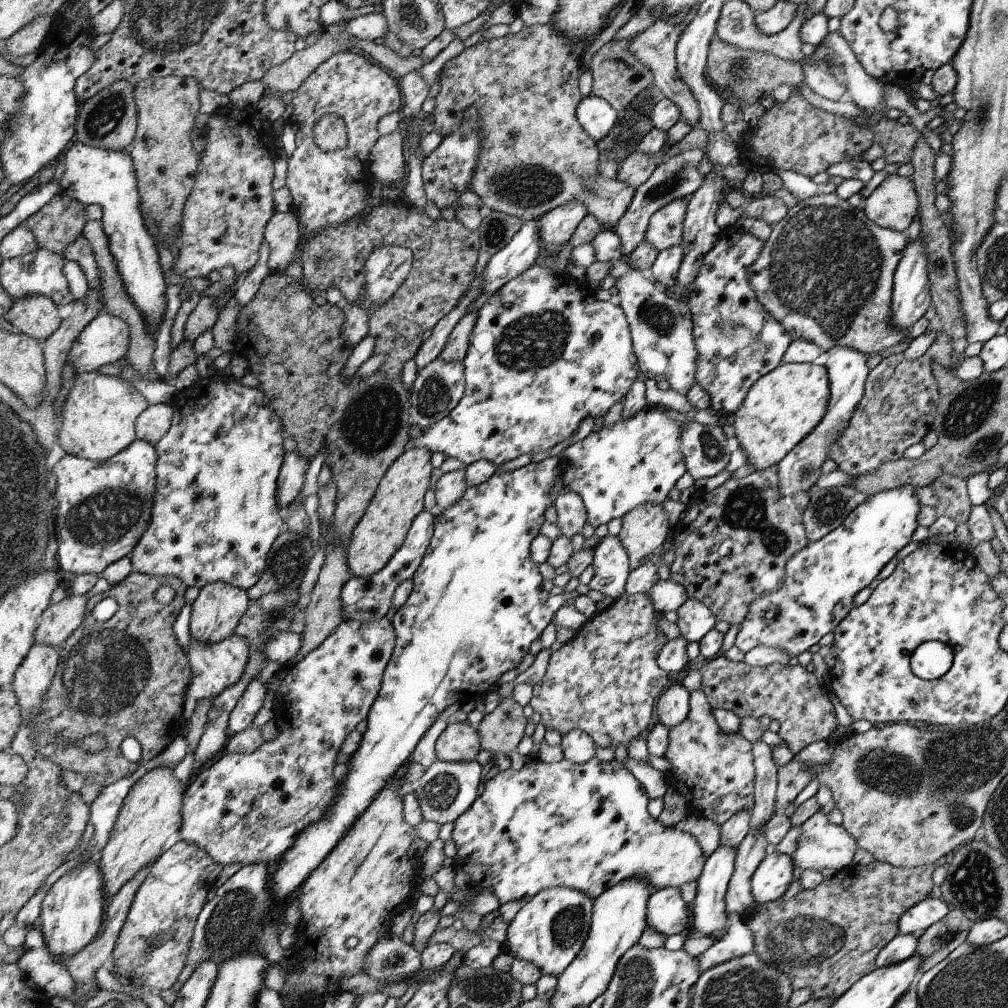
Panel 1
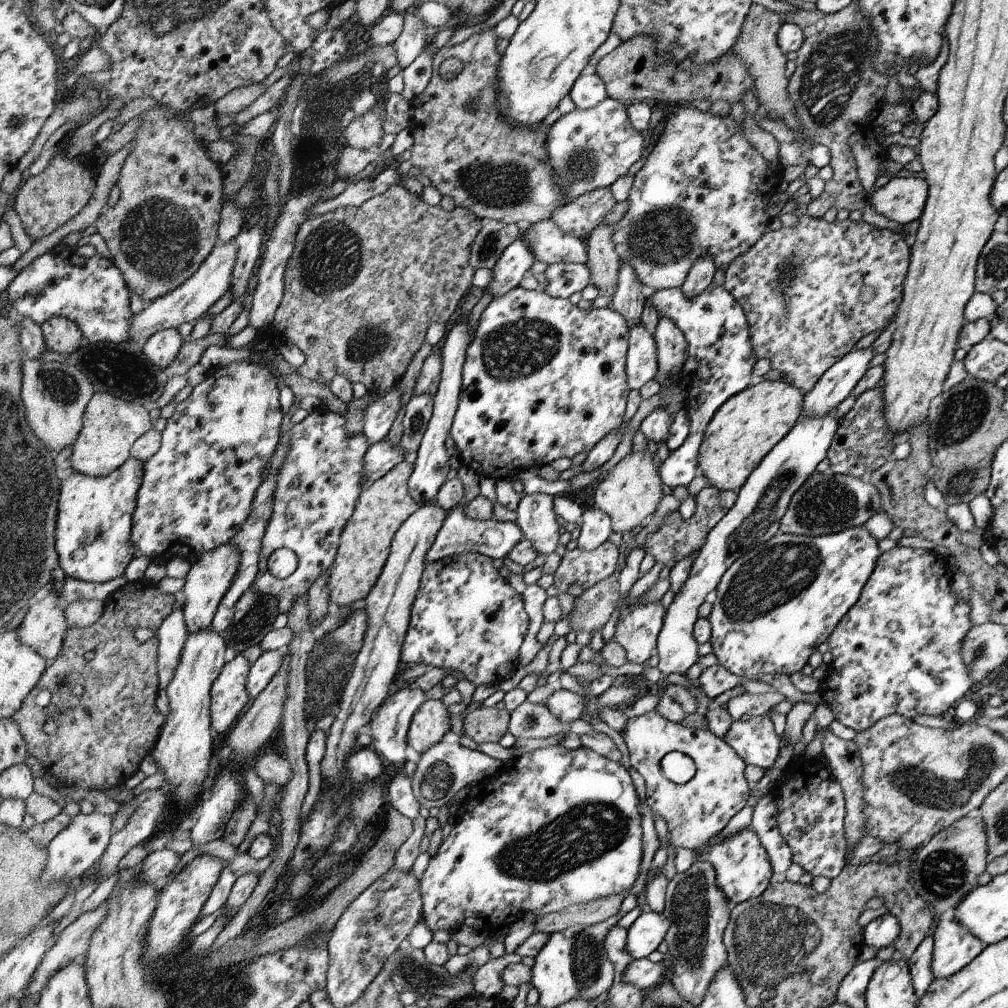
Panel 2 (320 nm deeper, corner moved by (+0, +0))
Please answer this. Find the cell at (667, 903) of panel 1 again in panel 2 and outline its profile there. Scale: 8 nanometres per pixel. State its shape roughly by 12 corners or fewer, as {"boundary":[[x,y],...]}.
{"boundary":[[642,912],[629,926],[628,950],[647,958],[669,927],[666,916]]}

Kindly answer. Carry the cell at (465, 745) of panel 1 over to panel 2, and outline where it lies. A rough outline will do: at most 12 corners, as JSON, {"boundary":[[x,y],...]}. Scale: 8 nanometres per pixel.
{"boundary":[[426,700],[407,745],[424,754],[450,732],[447,706]]}

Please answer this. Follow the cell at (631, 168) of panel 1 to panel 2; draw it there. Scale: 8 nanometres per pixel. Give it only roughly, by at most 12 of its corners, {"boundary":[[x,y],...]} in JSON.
{"boundary":[[612,190],[572,199],[551,220],[587,241],[615,206]]}

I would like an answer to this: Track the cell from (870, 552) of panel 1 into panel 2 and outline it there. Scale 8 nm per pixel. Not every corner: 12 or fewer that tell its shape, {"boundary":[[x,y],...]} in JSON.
{"boundary":[[868,529],[778,533],[711,598],[712,654],[802,671],[861,599]]}

